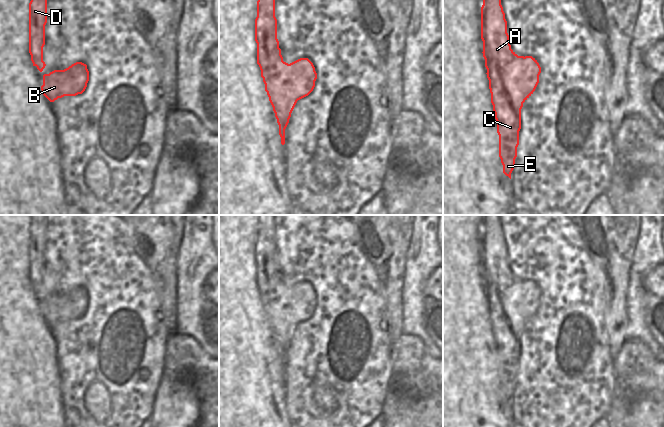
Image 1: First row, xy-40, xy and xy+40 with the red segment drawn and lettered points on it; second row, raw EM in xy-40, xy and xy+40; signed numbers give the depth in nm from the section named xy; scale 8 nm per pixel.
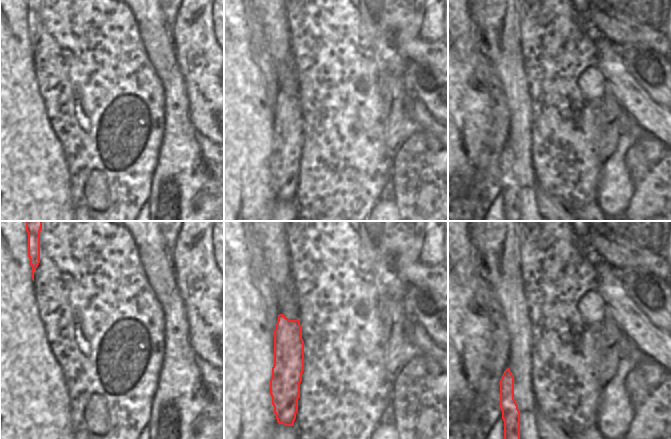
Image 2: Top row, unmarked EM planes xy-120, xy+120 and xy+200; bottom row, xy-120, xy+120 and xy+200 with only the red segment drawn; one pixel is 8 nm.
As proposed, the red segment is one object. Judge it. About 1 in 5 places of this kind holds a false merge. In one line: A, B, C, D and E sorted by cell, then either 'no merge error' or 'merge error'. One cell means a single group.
A B C D E; no merge error

